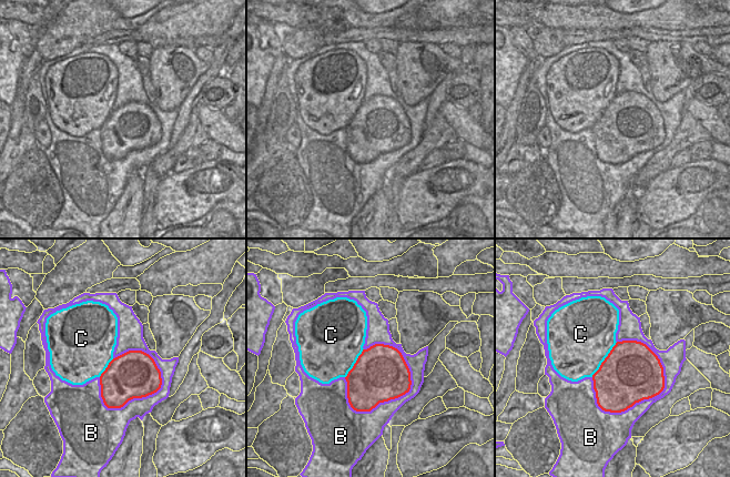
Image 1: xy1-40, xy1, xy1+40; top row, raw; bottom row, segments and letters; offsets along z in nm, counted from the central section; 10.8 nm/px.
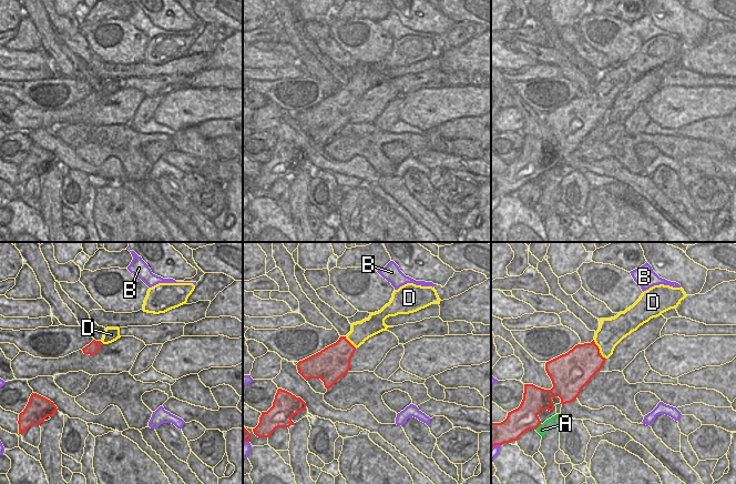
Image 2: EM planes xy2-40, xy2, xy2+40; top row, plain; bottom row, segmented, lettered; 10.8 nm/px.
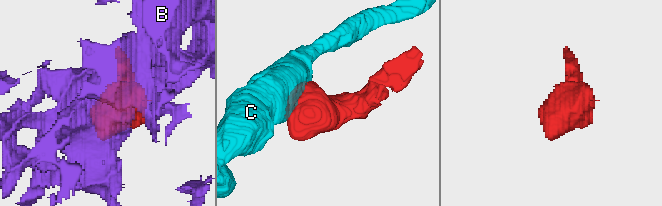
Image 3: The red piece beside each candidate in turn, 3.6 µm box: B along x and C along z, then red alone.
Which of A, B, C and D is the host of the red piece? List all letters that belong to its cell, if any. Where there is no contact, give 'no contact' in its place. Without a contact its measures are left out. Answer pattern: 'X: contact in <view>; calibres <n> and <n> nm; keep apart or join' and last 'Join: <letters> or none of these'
A: contact in xy2+40; calibres 280 and 110 nm; keep apart
B: contact in xy1+40; calibres 480 and 240 nm; keep apart
C: contact in xy1+40; calibres 500 and 480 nm; keep apart
D: contact in xy2+40; calibres 380 and 280 nm; join
Join: D

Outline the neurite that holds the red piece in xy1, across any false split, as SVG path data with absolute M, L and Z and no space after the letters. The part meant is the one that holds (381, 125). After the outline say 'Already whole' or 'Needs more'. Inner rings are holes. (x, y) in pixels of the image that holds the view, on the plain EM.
M384 95L363 101L345 131L348 154L356 163L371 163L379 154L405 146L412 136L402 104Z. Already whole.

